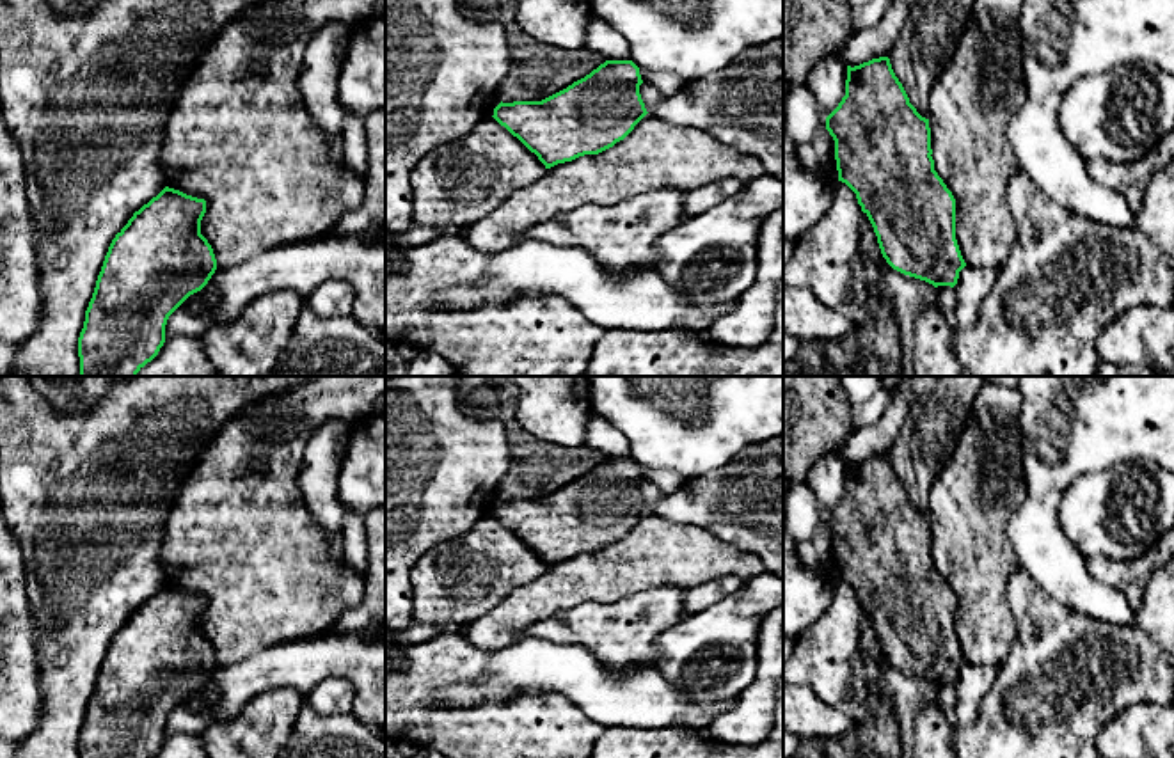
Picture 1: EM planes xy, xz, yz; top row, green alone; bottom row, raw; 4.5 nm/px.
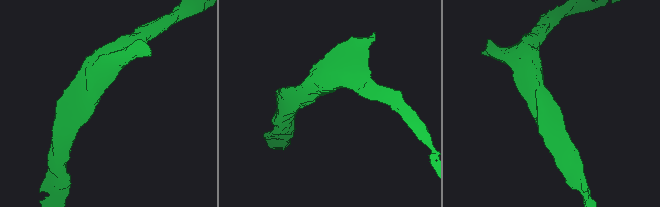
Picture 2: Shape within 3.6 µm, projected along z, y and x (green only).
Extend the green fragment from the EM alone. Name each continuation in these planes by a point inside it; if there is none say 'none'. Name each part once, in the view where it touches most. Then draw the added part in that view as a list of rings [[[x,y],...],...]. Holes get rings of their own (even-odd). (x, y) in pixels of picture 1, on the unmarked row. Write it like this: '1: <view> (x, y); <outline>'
none

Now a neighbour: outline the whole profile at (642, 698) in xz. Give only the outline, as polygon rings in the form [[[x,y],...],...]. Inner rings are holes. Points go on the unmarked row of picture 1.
[[[783,602],[760,621],[755,680],[739,696],[709,707],[693,703],[655,667],[639,666],[615,673],[583,644],[533,637],[496,651],[481,680],[456,682],[442,689],[435,703],[442,708],[471,708],[524,692],[558,692],[606,728],[684,724],[707,740],[755,746],[774,726],[781,676]]]

